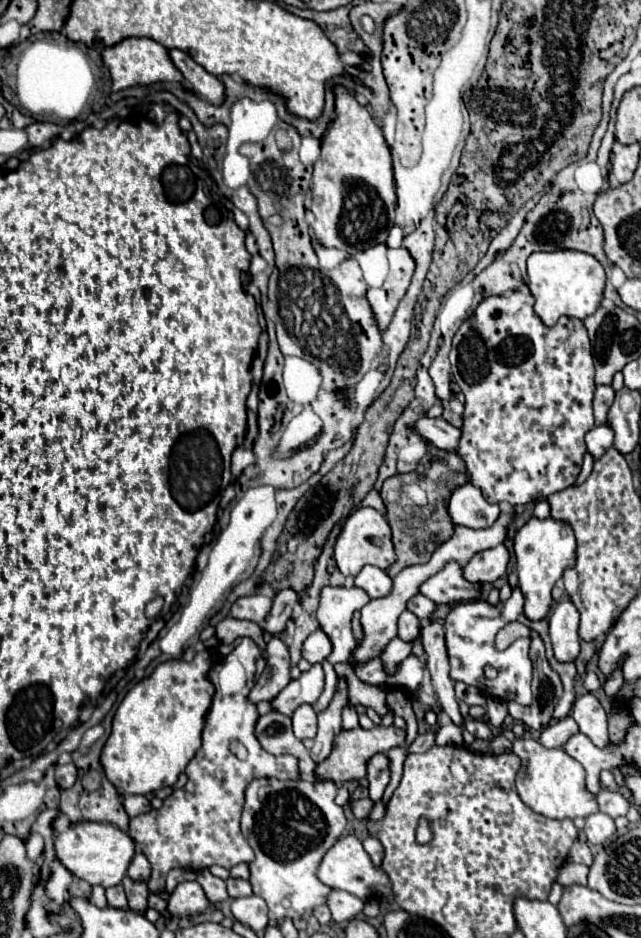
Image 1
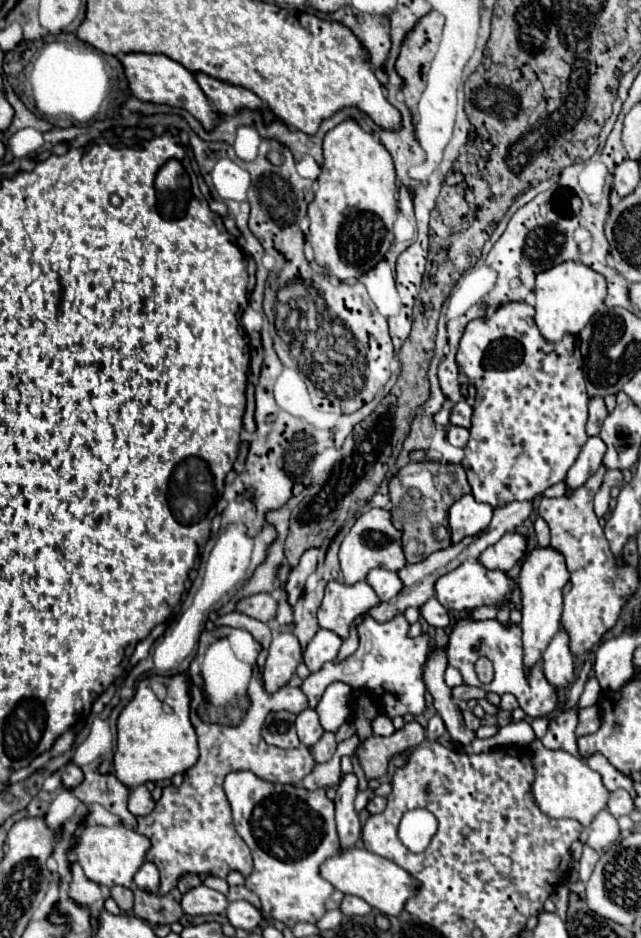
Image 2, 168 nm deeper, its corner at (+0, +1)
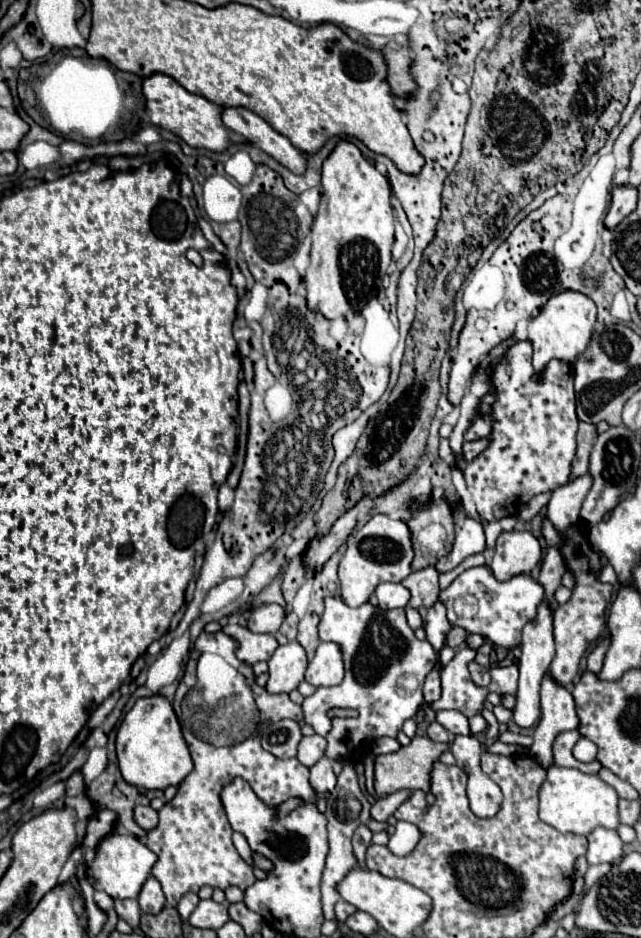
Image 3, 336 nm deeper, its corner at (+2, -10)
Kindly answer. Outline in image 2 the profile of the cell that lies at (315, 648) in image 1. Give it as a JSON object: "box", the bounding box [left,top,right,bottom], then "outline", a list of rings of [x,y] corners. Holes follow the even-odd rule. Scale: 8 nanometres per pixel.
{"box":[304,630,342,672],"outline":[[[318,630],[318,634],[312,638],[308,648],[304,650],[304,664],[310,672],[320,670],[326,662],[334,660],[338,656],[338,650],[342,646],[342,638],[330,630]]]}

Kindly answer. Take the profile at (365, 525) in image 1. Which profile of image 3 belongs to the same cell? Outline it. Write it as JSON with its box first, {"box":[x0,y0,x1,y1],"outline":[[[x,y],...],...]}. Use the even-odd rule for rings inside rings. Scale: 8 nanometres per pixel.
{"box":[338,515,414,607],"outline":[[[374,515],[364,527],[360,527],[348,541],[348,549],[338,567],[338,579],[342,589],[342,599],[350,607],[366,603],[378,583],[394,581],[400,583],[410,575],[414,551],[410,543],[410,531],[404,521],[394,521],[386,515]]]}

